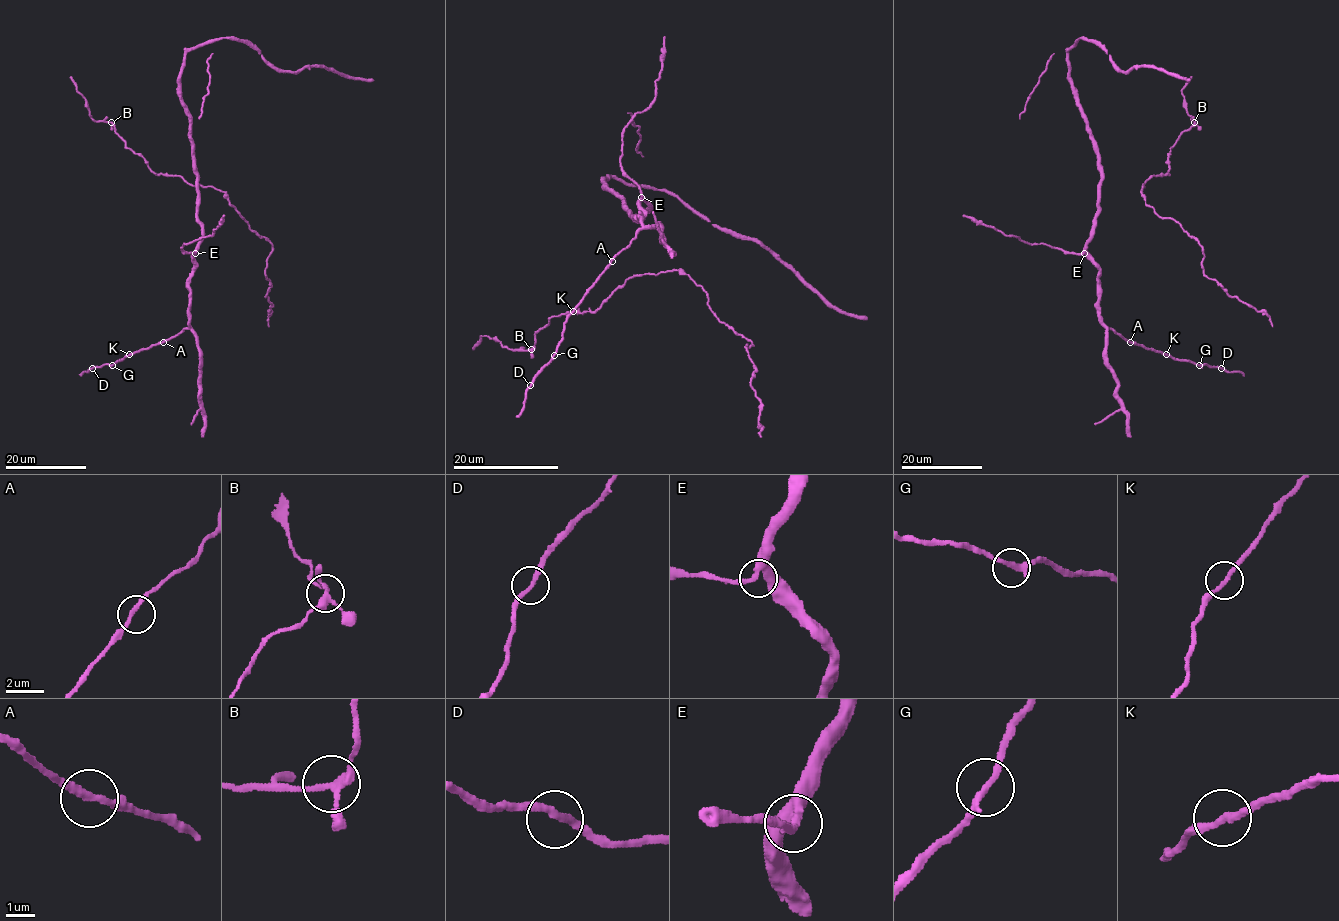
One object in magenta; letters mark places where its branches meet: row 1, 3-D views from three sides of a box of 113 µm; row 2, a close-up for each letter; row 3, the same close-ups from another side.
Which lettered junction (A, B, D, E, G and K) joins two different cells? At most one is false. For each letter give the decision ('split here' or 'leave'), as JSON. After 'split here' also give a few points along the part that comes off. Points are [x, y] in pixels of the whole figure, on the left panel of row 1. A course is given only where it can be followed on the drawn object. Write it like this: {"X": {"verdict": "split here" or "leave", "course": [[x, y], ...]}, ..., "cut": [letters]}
{"A": {"verdict": "leave"}, "B": {"verdict": "split here", "course": [[111, 123], [154, 172], [224, 193], [250, 229], [272, 245], [265, 273], [269, 326]]}, "D": {"verdict": "leave"}, "E": {"verdict": "leave"}, "G": {"verdict": "leave"}, "K": {"verdict": "leave"}, "cut": ["B"]}

